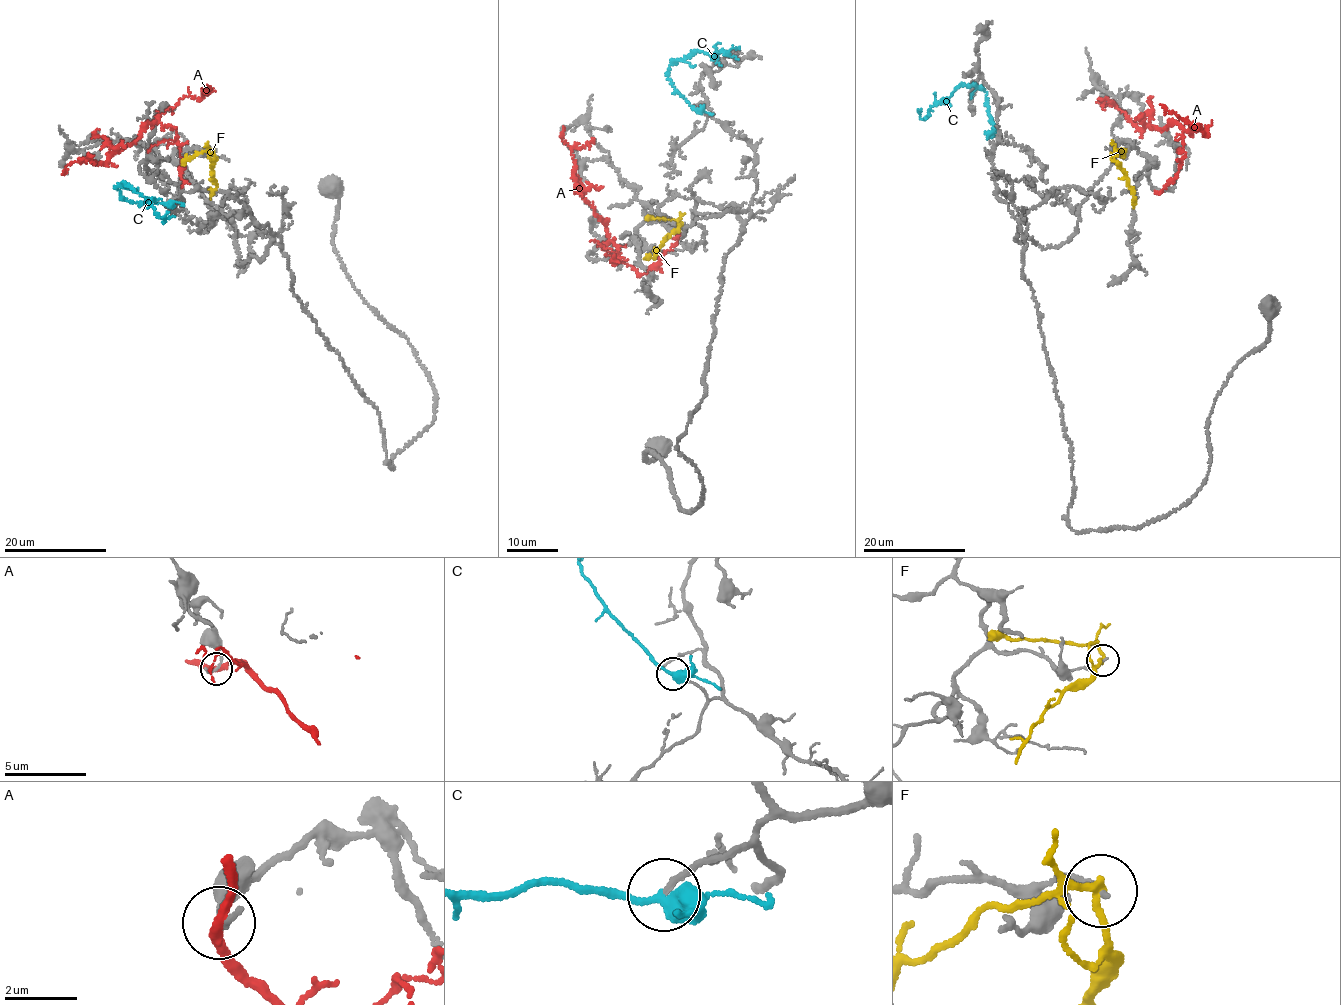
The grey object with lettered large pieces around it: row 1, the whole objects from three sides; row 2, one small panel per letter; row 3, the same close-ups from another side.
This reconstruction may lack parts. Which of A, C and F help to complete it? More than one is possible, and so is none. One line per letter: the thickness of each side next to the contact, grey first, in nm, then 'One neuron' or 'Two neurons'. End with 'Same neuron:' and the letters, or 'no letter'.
A: Thickness 170 nm (grey) against 280 nm. Two neurons
C: Thickness 160 nm (grey) against 420 nm. One neuron
F: Thickness 130 nm (grey) against 190 nm. Two neurons
Same neuron: C

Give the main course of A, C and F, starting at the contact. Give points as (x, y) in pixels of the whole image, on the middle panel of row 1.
A: (562, 135), (574, 164), (575, 190), (606, 225), (605, 247), (609, 255), (642, 274), (678, 241), (680, 231)
C: (696, 109), (670, 82), (672, 63), (697, 50), (727, 54), (739, 46)
F: (682, 225), (660, 246), (655, 256), (643, 259)

